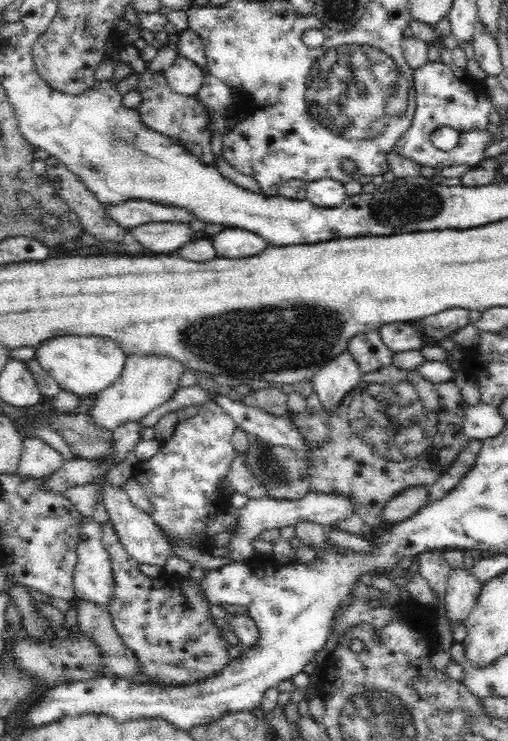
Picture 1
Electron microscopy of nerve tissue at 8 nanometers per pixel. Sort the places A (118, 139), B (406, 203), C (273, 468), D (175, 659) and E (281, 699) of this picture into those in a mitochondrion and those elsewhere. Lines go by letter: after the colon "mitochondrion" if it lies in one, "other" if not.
A: mitochondrion
B: mitochondrion
C: mitochondrion
D: mitochondrion
E: other

